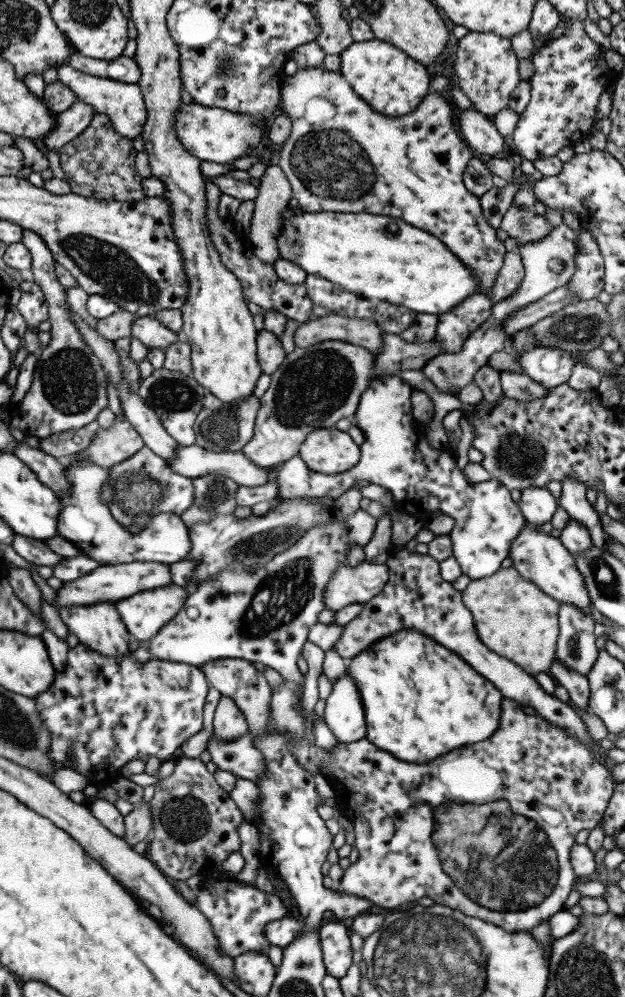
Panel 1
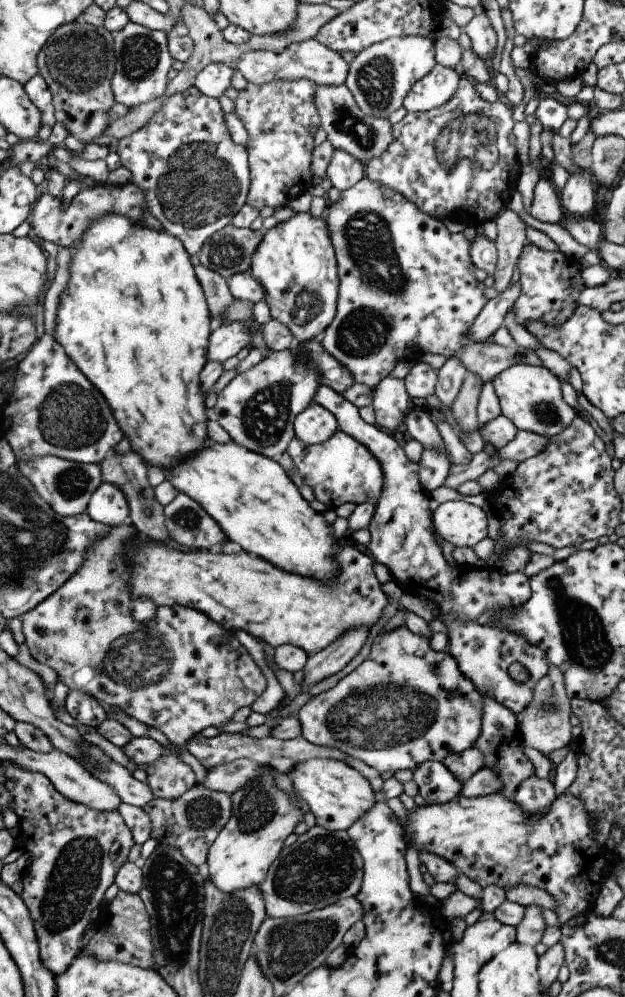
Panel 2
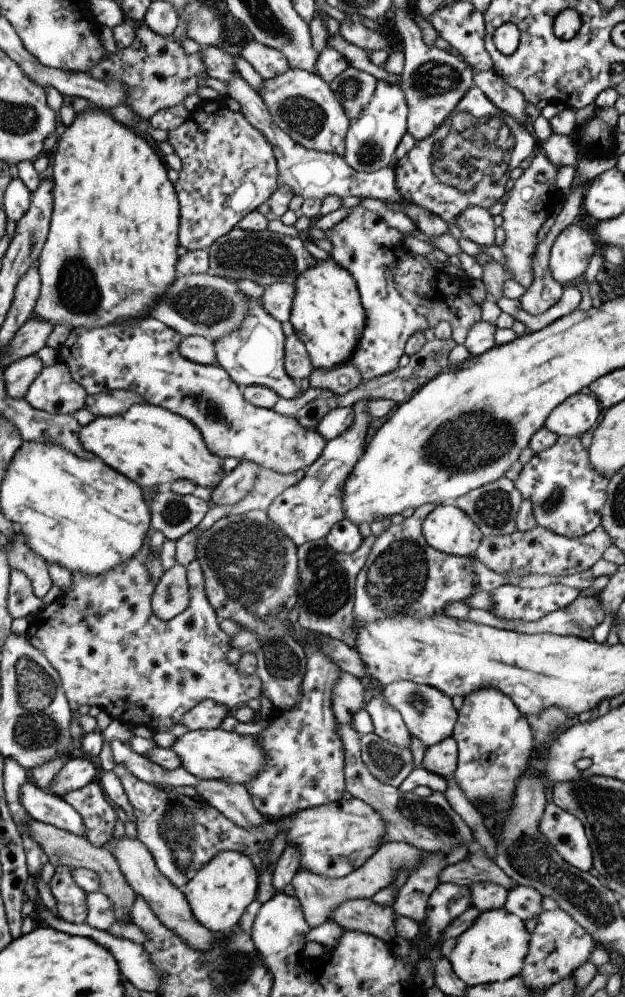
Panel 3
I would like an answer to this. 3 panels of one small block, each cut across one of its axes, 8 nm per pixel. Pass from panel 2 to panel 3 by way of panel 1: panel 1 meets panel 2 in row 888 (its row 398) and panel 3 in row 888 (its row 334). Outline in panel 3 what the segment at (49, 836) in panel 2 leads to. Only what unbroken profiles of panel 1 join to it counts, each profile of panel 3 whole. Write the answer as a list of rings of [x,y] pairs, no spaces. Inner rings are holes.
[[[65,865],[57,866],[53,876],[49,878],[48,886],[58,918],[70,924],[84,923],[86,894],[71,878],[71,870]]]

